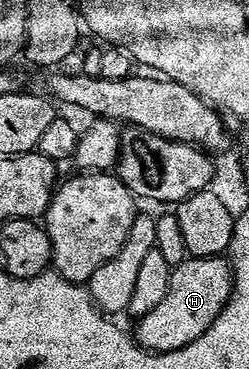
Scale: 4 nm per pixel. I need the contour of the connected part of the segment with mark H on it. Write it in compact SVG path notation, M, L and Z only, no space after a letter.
M223 256L192 257L175 266L166 299L135 322L136 344L150 353L169 353L202 339L232 298L232 275L232 266Z

